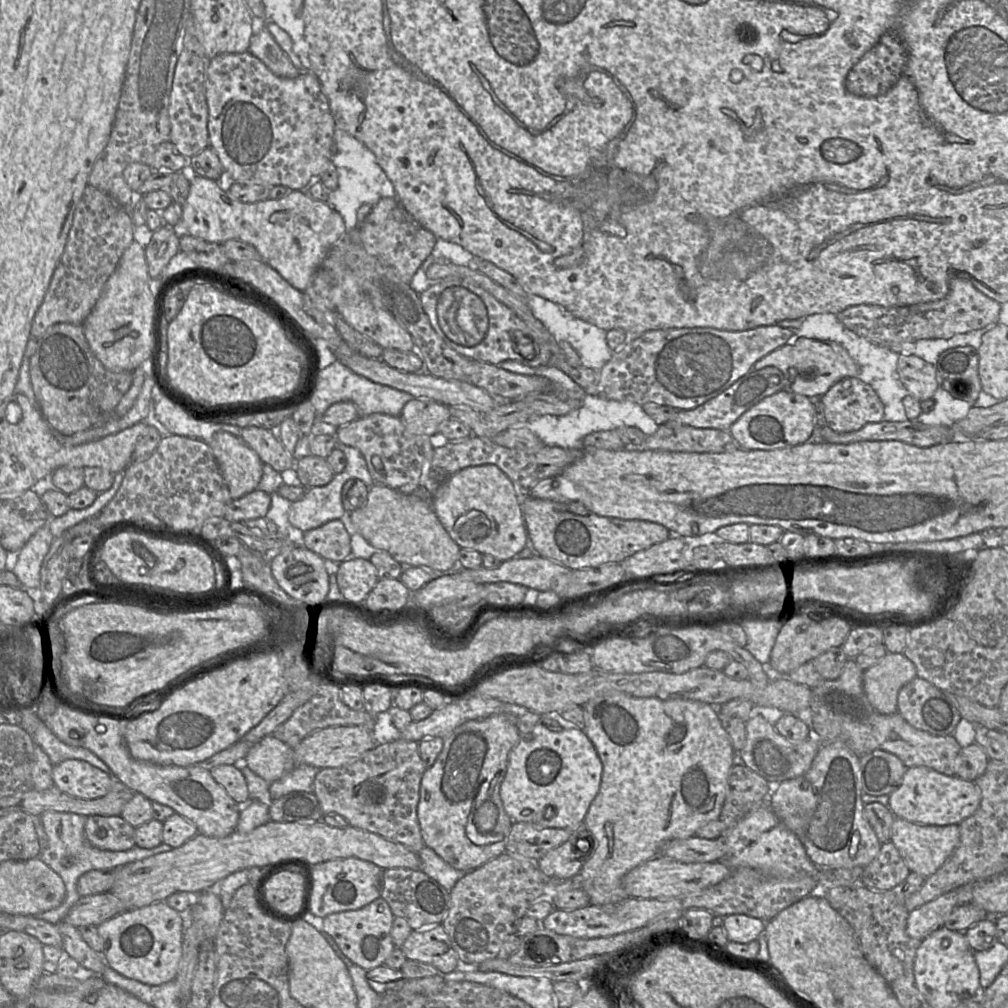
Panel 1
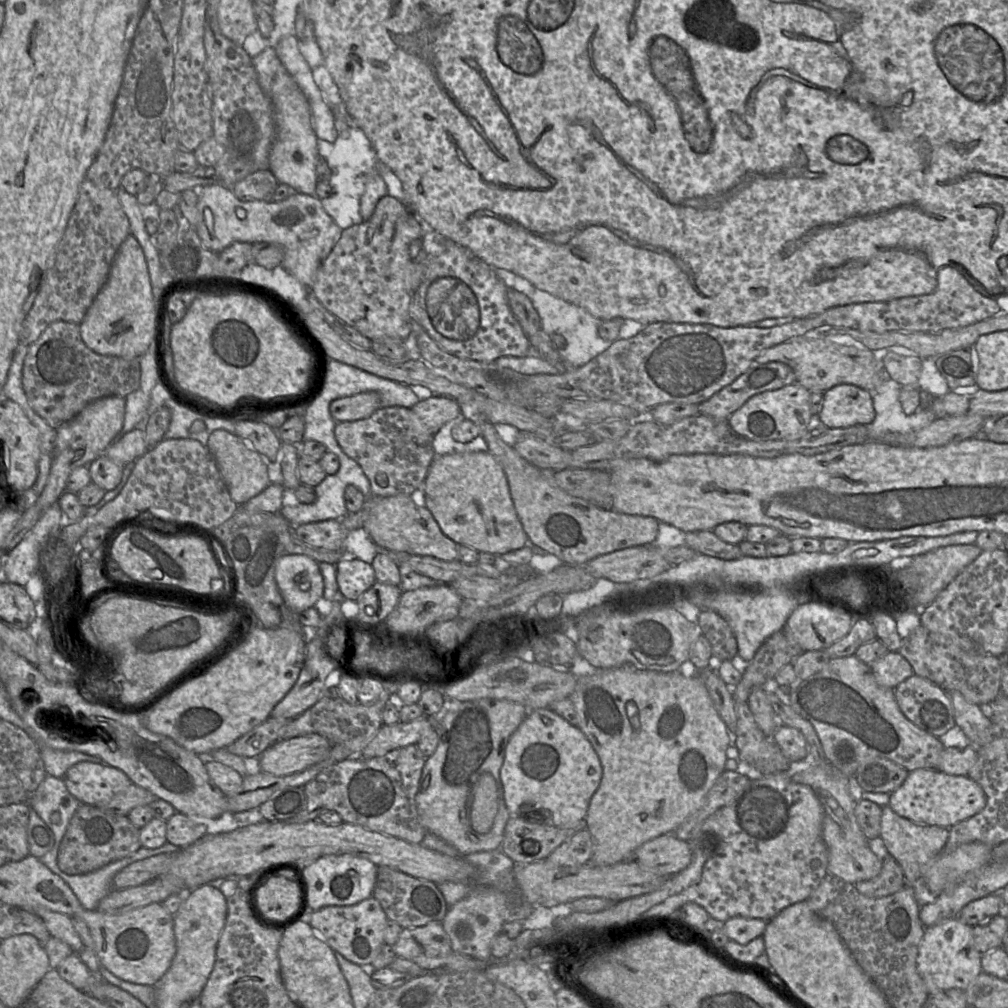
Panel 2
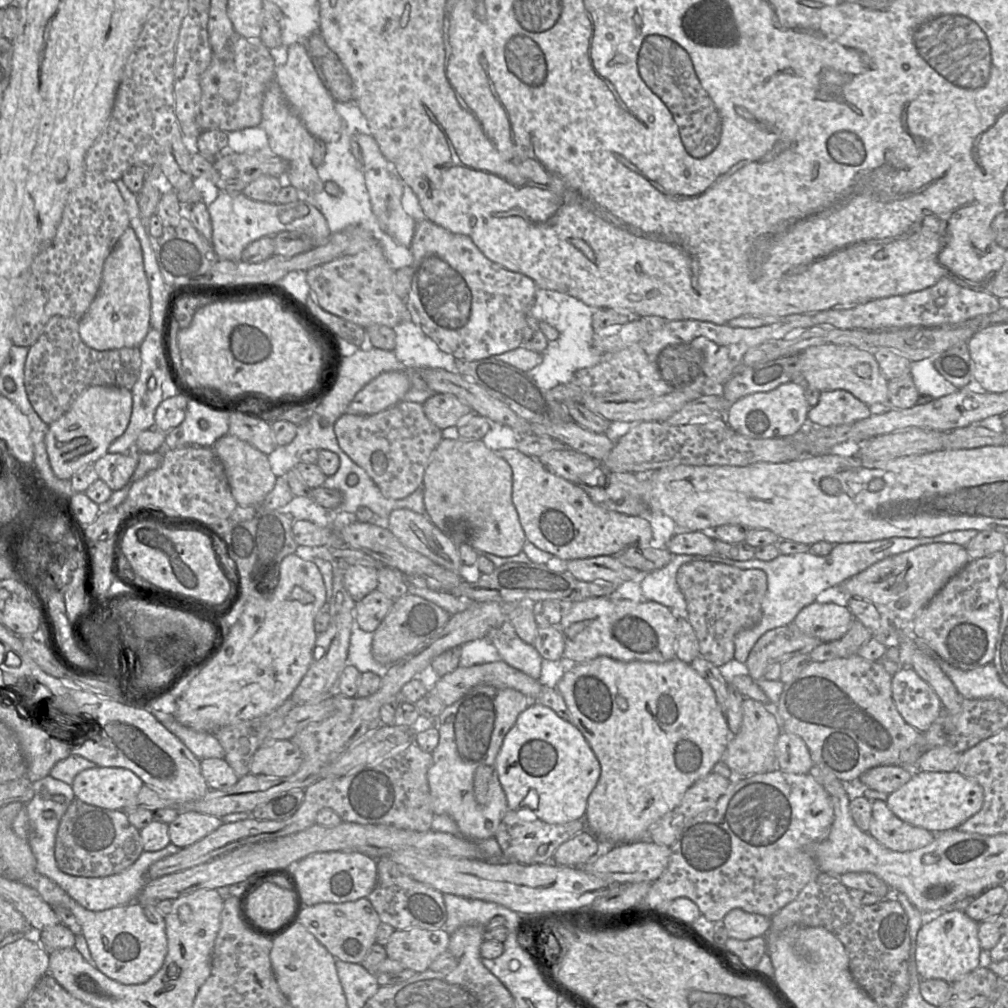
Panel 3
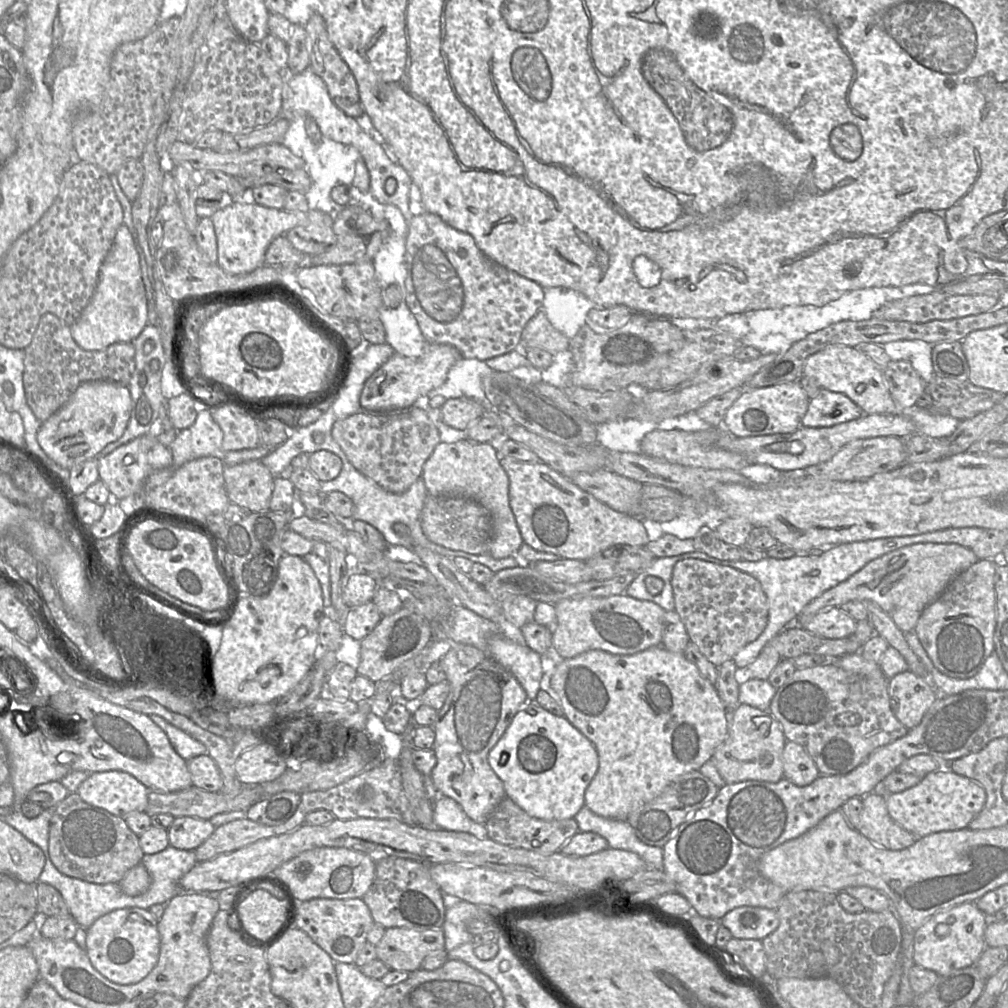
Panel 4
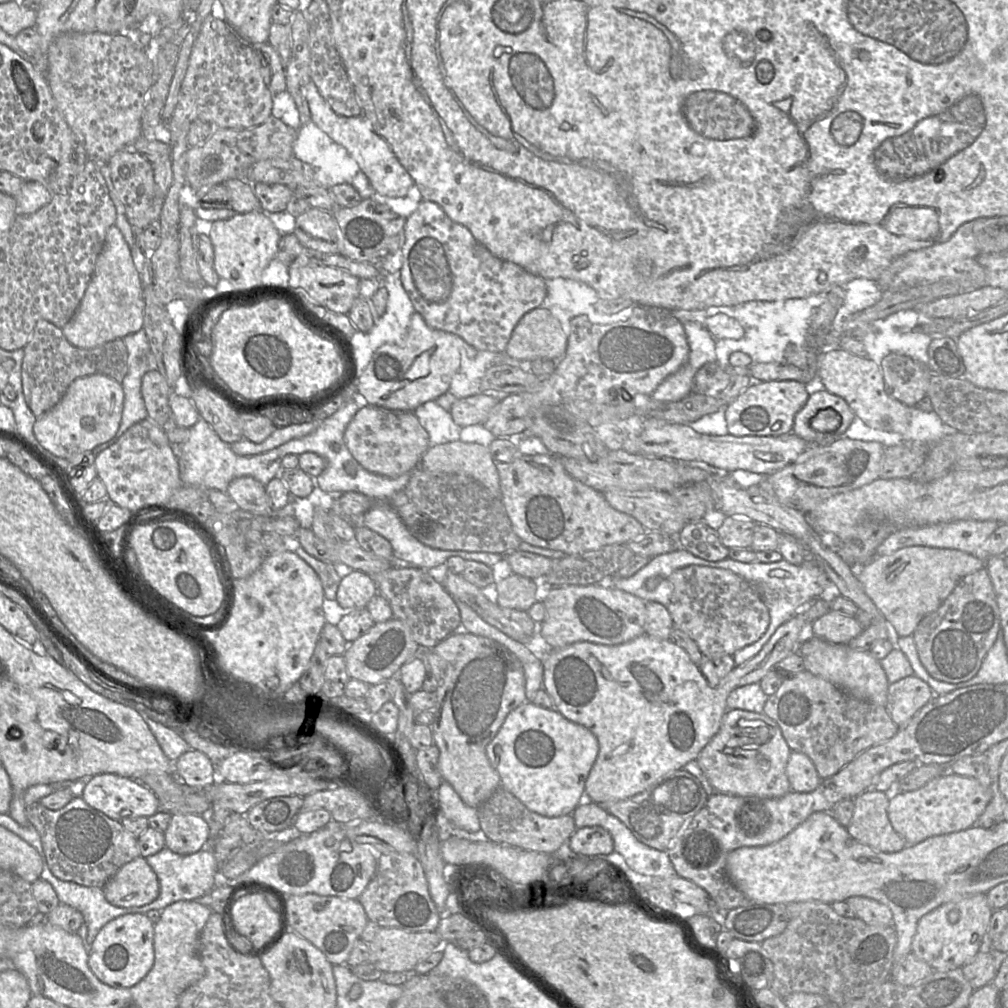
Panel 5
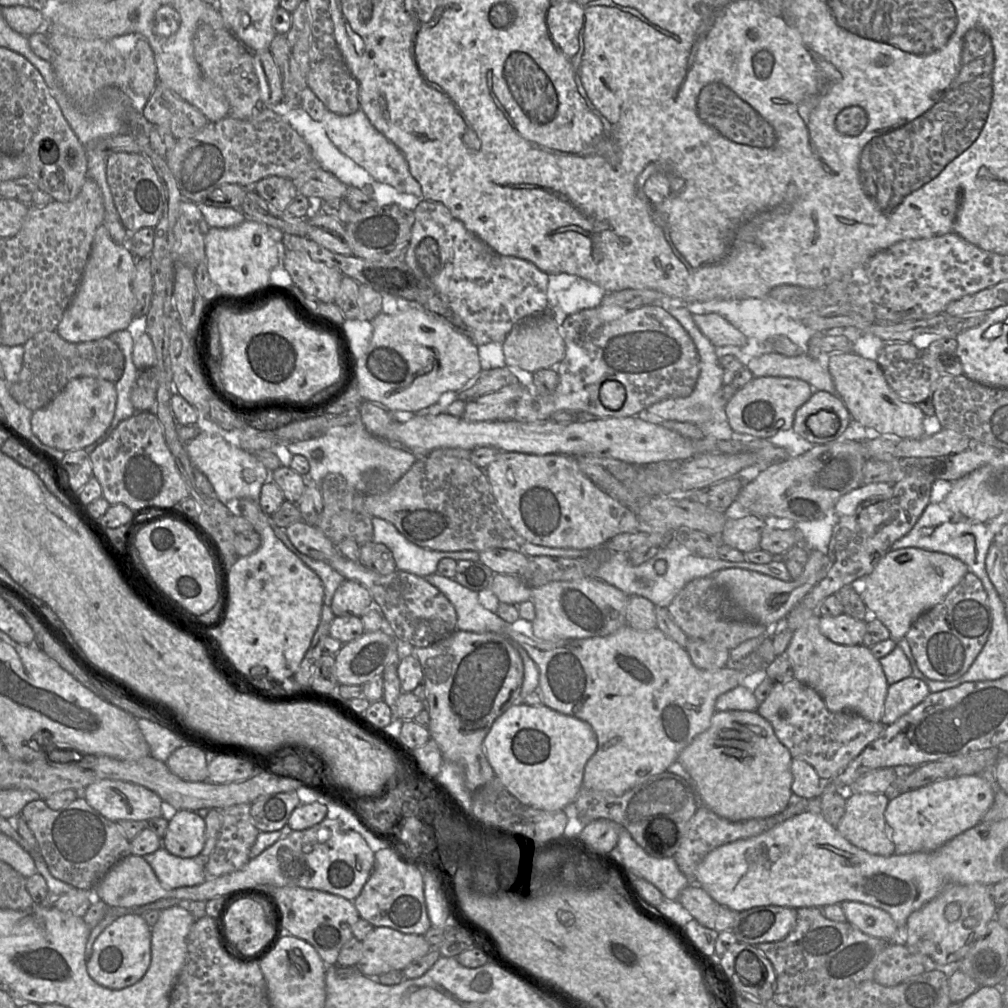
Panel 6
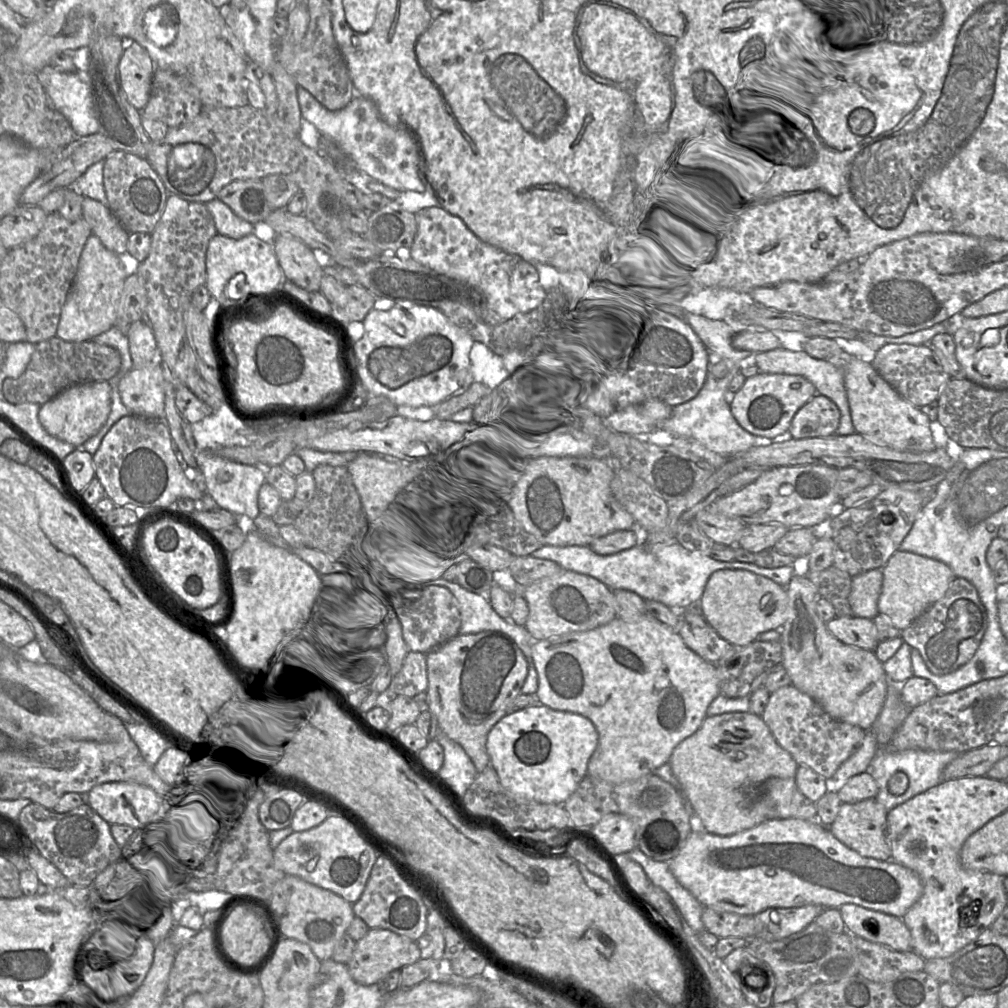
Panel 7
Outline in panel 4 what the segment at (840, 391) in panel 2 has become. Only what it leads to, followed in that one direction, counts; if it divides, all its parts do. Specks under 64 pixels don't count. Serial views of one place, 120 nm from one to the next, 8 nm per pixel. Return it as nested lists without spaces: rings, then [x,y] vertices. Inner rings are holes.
[[[820,389],[809,400],[807,411],[801,420],[801,426],[830,427],[856,420],[863,414],[862,409],[846,395]]]

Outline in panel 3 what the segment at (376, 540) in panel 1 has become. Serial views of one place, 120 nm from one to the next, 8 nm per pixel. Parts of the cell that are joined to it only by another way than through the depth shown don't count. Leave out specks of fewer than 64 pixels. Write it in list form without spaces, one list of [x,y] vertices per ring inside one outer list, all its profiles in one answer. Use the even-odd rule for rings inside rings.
[[[405,508],[393,510],[388,517],[387,528],[408,549],[460,574],[458,546],[450,536],[450,531],[439,529],[430,521],[428,514],[419,514]]]

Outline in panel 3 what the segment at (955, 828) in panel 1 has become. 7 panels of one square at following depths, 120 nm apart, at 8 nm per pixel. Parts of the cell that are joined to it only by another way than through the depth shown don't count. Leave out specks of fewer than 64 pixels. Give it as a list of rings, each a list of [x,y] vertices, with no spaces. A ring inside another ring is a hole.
[[[881,800],[872,801],[872,817],[868,830],[876,841],[884,847],[908,852],[929,845],[936,834],[902,821]]]

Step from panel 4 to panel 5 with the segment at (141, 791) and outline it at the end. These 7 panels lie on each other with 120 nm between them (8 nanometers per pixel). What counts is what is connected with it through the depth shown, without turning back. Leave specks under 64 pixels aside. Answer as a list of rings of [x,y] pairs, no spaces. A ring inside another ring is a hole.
[[[99,774],[89,778],[81,798],[93,809],[116,821],[149,818],[160,810],[159,800],[149,788],[137,780],[115,774]]]

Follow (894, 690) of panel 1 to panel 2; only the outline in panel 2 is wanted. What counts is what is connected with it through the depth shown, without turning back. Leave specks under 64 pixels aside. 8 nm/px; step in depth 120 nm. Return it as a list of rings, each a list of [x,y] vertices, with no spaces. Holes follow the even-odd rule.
[[[897,651],[885,655],[870,664],[876,682],[883,687],[895,689],[914,674],[910,663]]]

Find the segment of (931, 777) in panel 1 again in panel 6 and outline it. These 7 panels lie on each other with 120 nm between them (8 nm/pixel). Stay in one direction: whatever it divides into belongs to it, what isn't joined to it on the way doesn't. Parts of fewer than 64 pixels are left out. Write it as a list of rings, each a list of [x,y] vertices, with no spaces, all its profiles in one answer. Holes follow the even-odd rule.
[[[965,775],[938,780],[896,795],[889,800],[885,810],[888,834],[895,846],[894,854],[932,851],[939,848],[952,838],[979,824],[993,802],[993,788],[981,775]]]

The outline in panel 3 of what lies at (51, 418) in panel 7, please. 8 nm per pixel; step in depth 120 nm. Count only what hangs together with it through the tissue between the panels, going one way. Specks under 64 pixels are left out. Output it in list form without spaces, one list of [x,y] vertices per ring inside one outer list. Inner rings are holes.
[[[116,386],[86,388],[70,408],[48,426],[45,445],[55,476],[63,480],[71,479],[83,467],[105,455],[110,444],[125,432],[131,413],[131,390]]]

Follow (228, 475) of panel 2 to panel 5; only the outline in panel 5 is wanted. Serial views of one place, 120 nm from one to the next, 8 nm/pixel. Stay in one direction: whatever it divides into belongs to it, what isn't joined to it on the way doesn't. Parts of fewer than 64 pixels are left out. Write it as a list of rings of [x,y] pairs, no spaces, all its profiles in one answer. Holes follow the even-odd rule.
[[[250,476],[233,479],[226,493],[236,502],[241,510],[254,515],[270,516],[271,507],[265,486]]]

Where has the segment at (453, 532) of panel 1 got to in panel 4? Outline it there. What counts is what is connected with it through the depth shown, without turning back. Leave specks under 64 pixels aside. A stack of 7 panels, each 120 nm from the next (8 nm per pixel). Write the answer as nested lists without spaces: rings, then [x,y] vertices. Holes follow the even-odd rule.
[[[463,439],[454,443],[438,443],[423,465],[422,477],[429,495],[470,498],[489,512],[492,519],[490,556],[502,559],[517,554],[524,542],[509,504],[509,478],[500,464],[498,451],[490,442]]]

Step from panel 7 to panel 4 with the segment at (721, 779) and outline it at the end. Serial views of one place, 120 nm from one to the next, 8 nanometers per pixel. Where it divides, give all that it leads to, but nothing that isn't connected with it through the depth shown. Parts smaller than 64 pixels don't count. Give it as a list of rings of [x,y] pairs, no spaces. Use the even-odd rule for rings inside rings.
[[[739,704],[729,715],[728,736],[710,759],[725,783],[749,780],[775,783],[784,778],[782,756],[787,740],[774,716],[746,704]]]

